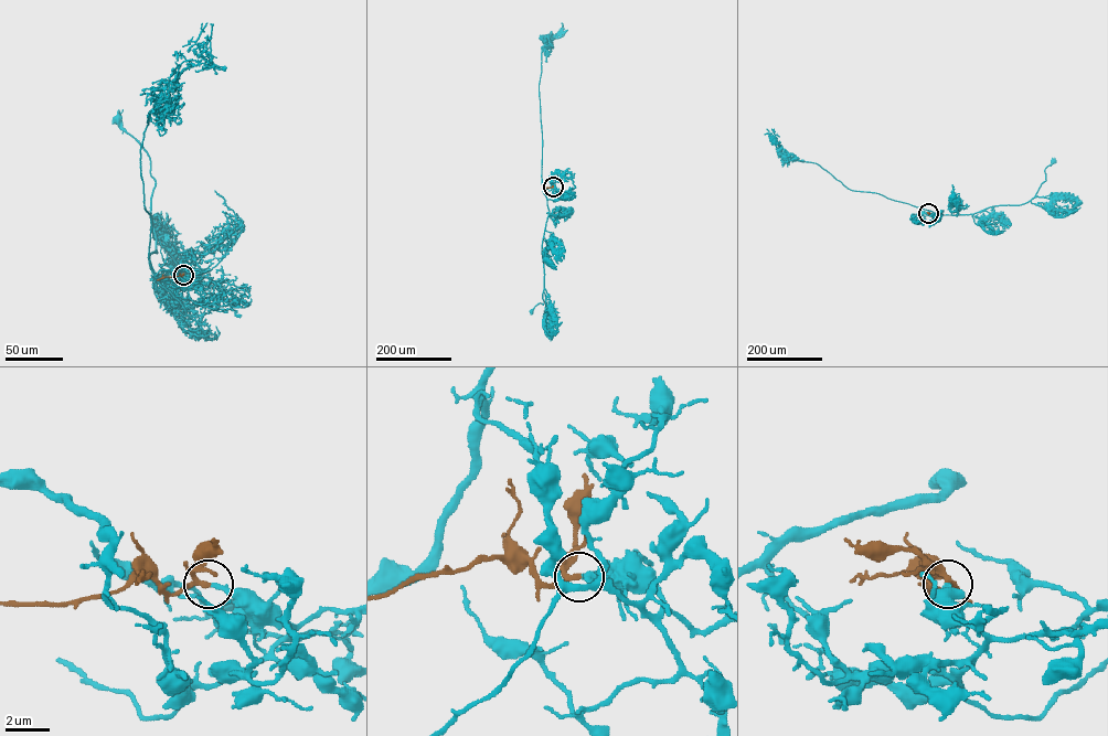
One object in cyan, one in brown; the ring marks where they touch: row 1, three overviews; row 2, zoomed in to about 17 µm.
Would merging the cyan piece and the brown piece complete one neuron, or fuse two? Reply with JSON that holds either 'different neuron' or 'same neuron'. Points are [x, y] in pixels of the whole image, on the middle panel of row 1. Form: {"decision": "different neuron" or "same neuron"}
{"decision": "same neuron"}

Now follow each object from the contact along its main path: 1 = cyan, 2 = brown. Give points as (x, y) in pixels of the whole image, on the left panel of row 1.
1: (183, 275), (161, 269), (163, 281), (171, 281), (150, 266), (155, 179), (119, 119)
2: (183, 275), (157, 280)

